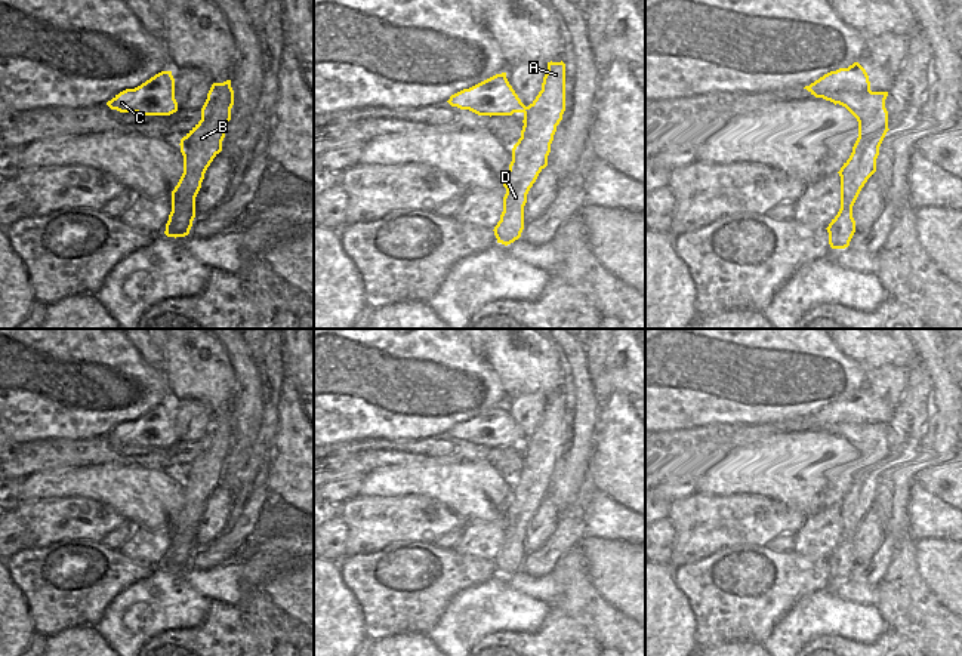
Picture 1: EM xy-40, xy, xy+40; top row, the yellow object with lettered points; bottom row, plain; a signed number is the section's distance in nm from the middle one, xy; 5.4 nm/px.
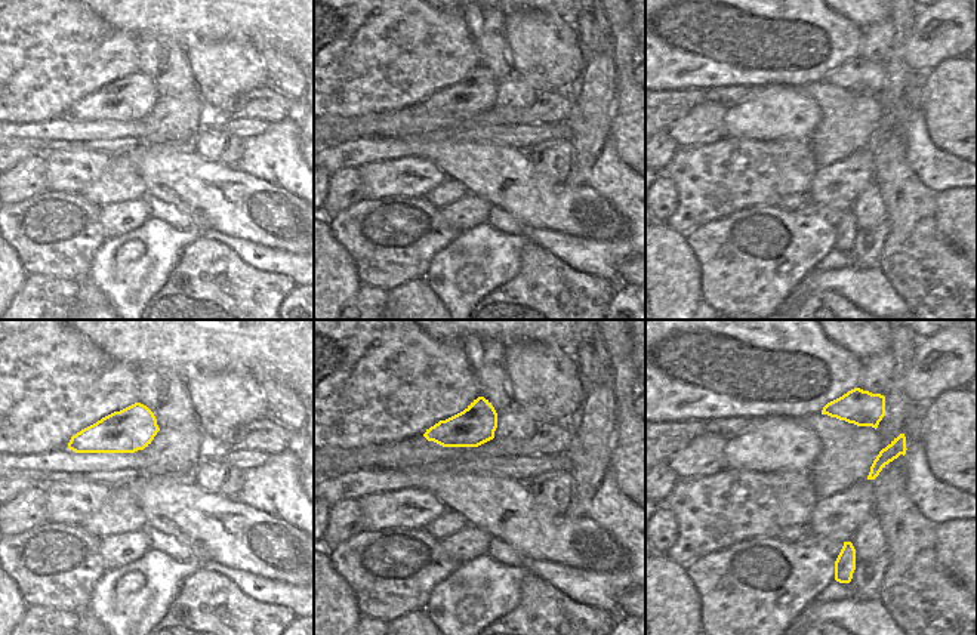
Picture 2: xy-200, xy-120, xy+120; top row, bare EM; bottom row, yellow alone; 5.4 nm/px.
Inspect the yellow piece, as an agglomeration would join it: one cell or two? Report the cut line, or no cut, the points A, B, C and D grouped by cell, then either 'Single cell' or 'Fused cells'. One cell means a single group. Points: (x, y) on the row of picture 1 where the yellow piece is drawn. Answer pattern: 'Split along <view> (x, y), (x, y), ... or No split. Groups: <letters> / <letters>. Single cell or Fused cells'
Split along xy+40 (870, 91), (845, 91), (833, 94), (828, 99). Groups: A B D / C. Fused cells.

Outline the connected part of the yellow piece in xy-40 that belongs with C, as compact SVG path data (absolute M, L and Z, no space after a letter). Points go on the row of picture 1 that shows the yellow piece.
M161 71L135 89L126 89L107 102L120 113L170 116L178 111L172 71Z

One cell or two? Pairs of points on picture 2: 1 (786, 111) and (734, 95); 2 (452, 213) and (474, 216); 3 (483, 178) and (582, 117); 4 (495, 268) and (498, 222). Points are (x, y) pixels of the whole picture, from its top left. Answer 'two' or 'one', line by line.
1: two
2: one
3: two
4: two

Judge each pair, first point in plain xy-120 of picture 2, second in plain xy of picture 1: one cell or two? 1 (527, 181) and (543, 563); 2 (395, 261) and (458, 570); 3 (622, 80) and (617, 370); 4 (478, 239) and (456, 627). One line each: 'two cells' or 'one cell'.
1: two cells
2: one cell
3: two cells
4: one cell

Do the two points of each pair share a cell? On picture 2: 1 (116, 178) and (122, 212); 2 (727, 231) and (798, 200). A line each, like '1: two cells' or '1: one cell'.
1: two cells
2: two cells

